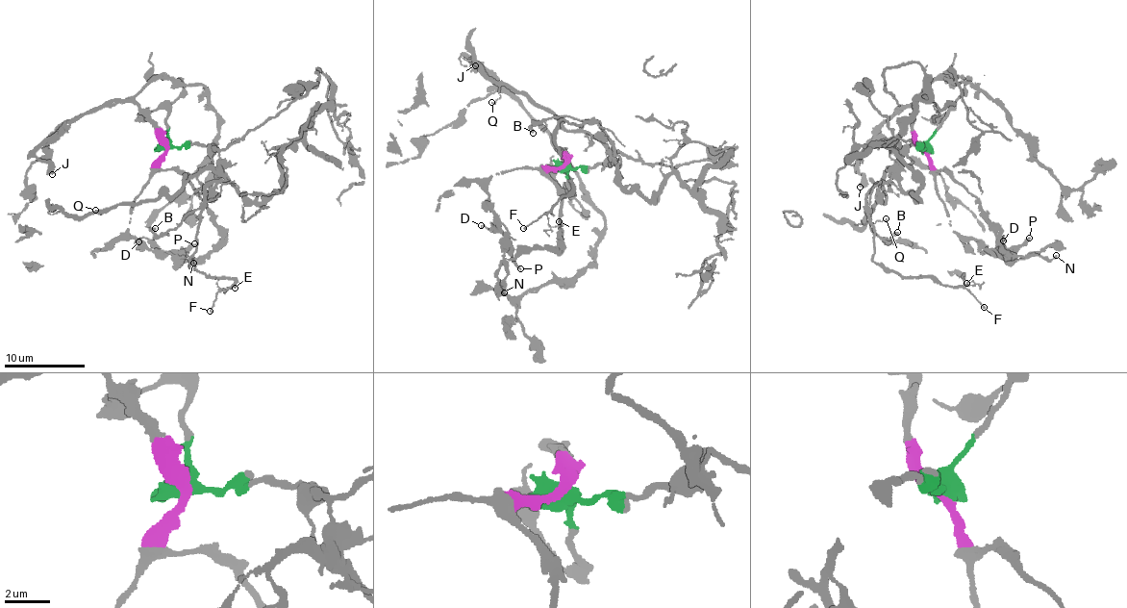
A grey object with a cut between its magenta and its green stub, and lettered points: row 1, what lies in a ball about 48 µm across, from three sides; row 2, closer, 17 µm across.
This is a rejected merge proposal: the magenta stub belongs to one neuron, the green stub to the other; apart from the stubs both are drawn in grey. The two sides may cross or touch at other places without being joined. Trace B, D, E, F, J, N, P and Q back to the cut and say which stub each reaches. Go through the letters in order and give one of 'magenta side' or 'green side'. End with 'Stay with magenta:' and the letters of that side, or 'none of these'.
B: green side
D: magenta side
E: green side
F: green side
J: magenta side
N: magenta side
P: magenta side
Q: green side
Stay with magenta: D, J, N, P

